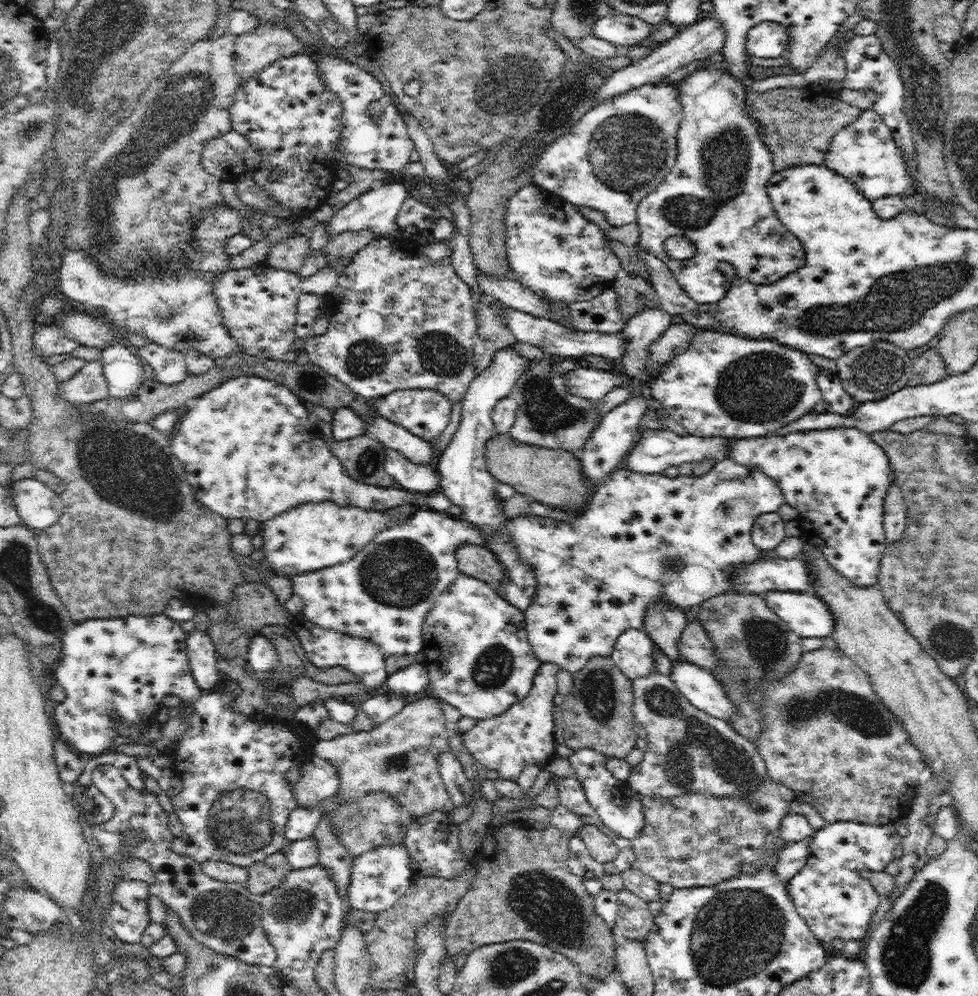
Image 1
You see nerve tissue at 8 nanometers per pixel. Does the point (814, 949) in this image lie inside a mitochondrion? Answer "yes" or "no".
no

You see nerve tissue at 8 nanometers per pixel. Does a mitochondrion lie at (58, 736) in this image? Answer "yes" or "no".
no

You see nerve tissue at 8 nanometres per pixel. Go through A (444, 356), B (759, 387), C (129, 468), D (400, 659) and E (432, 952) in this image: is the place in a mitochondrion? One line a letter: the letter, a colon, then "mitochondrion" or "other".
A: mitochondrion
B: mitochondrion
C: mitochondrion
D: other
E: other

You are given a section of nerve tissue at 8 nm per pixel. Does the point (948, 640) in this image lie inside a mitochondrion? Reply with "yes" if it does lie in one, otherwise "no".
yes

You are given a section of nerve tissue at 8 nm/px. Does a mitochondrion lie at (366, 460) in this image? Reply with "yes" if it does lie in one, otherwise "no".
yes

